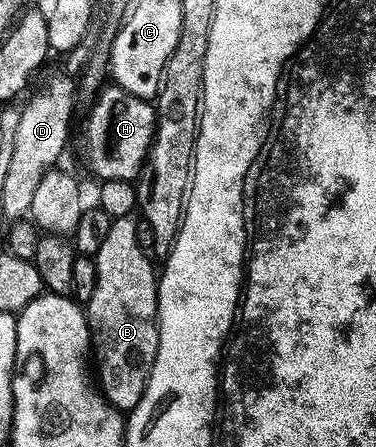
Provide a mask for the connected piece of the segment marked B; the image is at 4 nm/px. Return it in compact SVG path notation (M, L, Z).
M133 217L113 220L99 253L92 256L97 273L95 293L91 293L83 307L89 322L91 363L95 368L96 386L106 401L122 413L133 411L135 405L139 405L159 349L159 271L156 266L153 268L154 260L150 252L139 245L136 223L137 219Z

